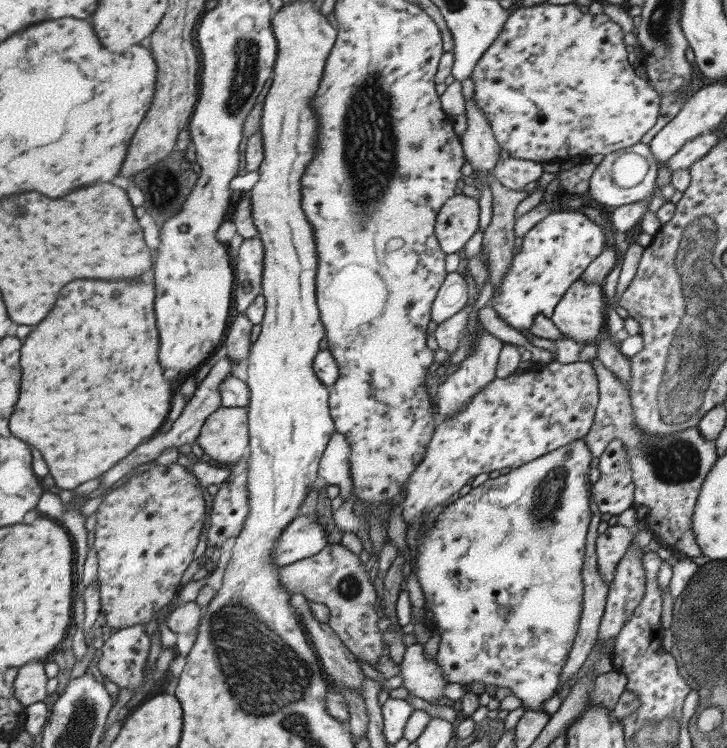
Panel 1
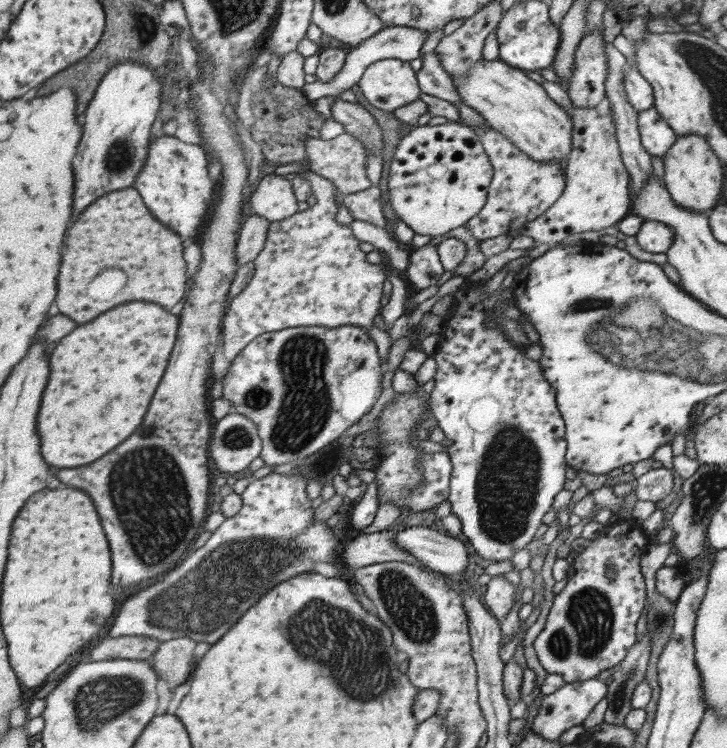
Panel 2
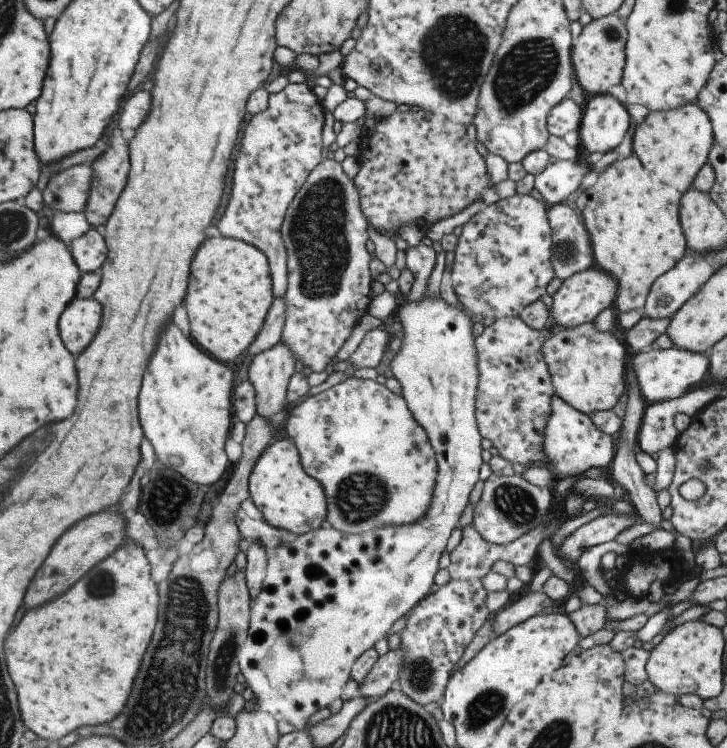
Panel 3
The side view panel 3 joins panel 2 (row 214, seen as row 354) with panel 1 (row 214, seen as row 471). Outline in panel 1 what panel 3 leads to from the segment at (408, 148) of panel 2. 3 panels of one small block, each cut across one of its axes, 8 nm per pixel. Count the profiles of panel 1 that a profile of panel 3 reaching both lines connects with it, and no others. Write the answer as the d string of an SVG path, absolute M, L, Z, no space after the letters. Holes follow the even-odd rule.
M463 194L450 197L438 211L435 235L446 255L462 250L479 229L479 199Z

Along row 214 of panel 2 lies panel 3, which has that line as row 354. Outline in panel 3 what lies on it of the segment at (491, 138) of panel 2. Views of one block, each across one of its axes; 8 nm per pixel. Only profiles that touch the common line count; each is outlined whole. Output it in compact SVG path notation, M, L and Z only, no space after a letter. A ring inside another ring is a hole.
M518 316L495 320L494 324L486 327L482 334L475 338L477 348L477 369L479 381L475 398L475 417L480 434L488 438L499 455L511 463L518 462L526 467L526 464L536 464L545 460L543 456L543 436L545 426L551 415L551 402L556 396L549 368L541 353L543 340L547 331L537 331L530 328Z

